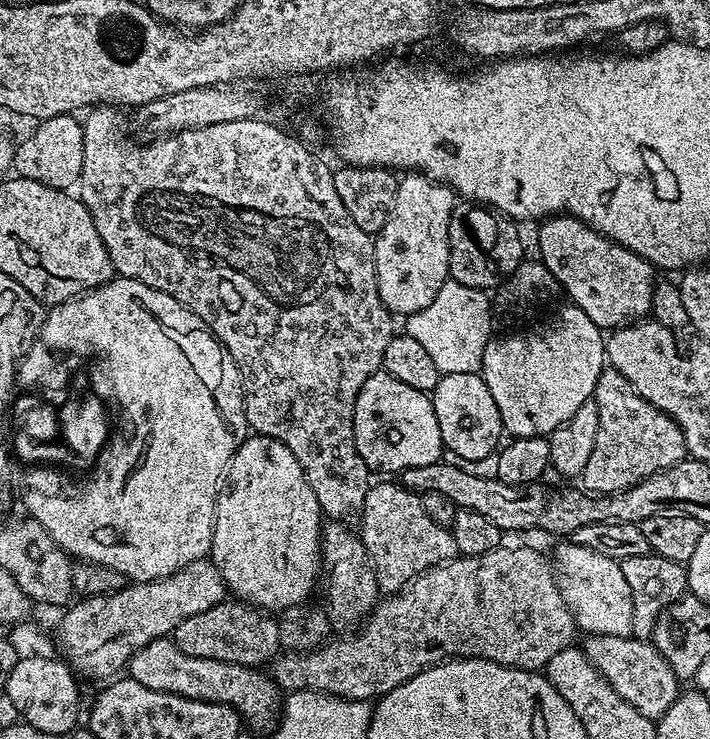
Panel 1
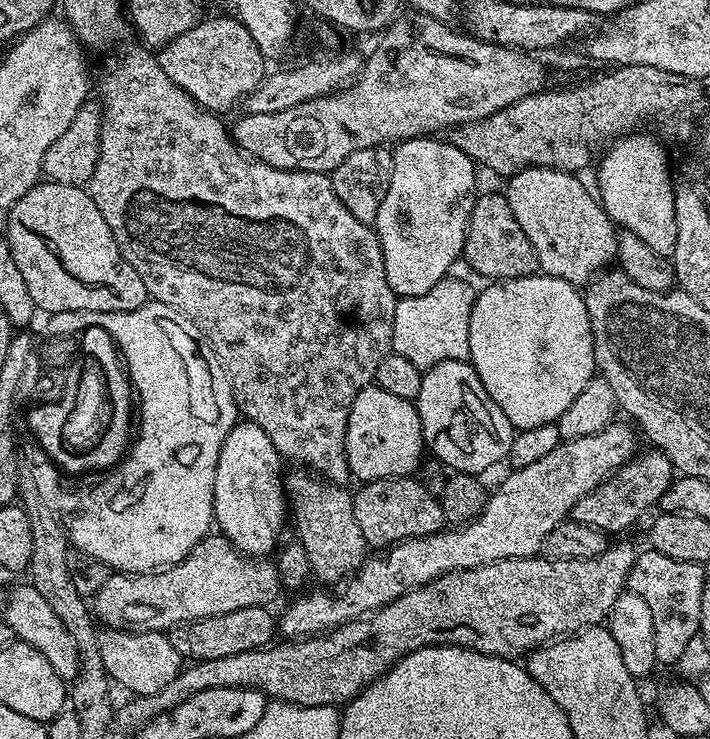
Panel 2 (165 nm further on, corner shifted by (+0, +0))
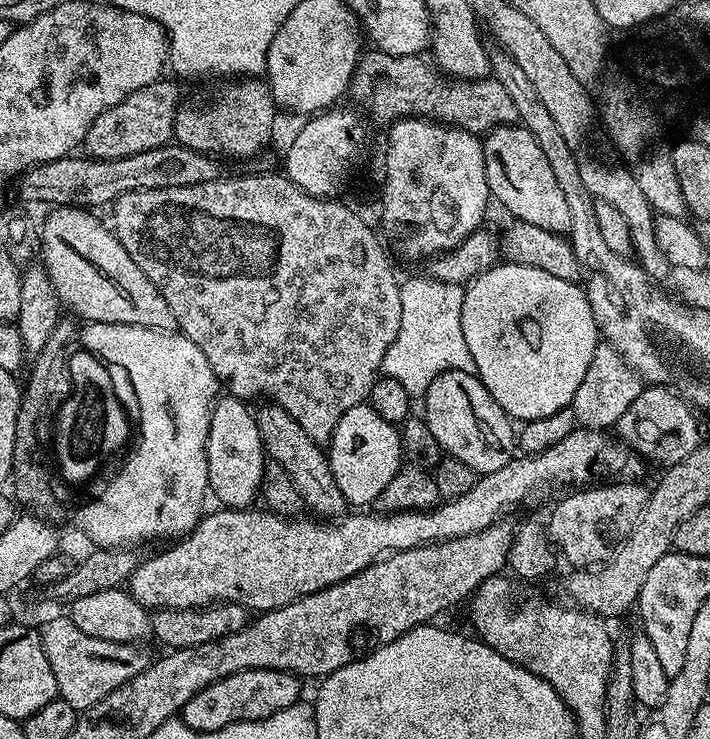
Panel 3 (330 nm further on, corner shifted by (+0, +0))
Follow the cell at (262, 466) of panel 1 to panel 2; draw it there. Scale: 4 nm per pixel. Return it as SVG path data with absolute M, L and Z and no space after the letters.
M238 422L226 434L226 442L222 442L214 474L214 520L223 536L249 558L267 557L281 543L284 520L286 524L286 493L280 464L280 452L266 438L266 430L257 424Z

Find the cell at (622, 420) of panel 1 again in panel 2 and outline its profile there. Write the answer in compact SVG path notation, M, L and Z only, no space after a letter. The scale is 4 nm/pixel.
M641 451L633 456L605 484L586 494L586 498L582 498L574 506L571 519L591 528L615 534L615 532L626 531L647 508L655 509L659 505L662 494L666 494L666 490L672 484L674 469L663 452L651 451Z

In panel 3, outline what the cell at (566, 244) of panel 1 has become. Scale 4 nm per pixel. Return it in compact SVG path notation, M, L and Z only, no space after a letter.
M516 122L497 124L483 137L482 143L491 199L495 203L497 200L509 212L509 217L530 222L530 226L542 226L542 230L567 233L568 215L562 190L558 190L550 162L546 162L546 154L542 154L542 146L538 146L534 134Z

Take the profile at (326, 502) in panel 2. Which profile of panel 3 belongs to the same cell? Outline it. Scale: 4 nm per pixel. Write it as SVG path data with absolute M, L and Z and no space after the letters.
M271 402L261 404L264 405L260 409L257 407L254 415L267 459L282 466L282 470L290 474L290 479L294 482L294 486L298 486L305 509L309 513L320 518L343 517L346 512L346 501L342 490L338 490L338 484L334 482L325 449L315 444L310 434L306 434L306 430L302 430L302 426L298 426L298 422L294 422L294 418L290 418L290 414L282 410L282 406Z

